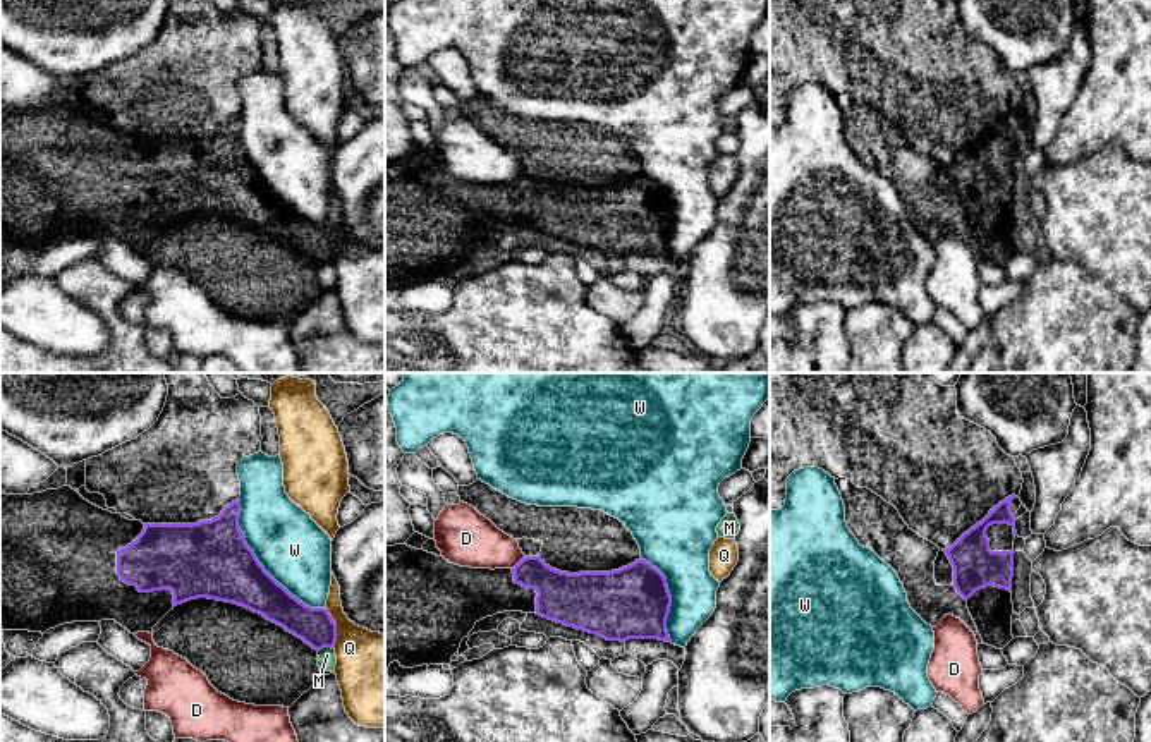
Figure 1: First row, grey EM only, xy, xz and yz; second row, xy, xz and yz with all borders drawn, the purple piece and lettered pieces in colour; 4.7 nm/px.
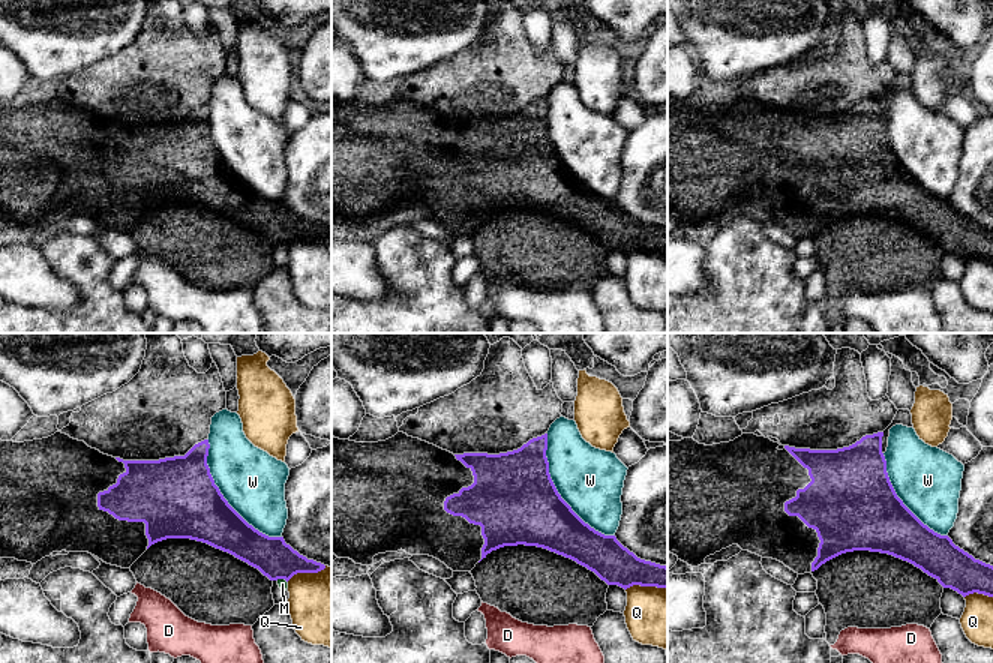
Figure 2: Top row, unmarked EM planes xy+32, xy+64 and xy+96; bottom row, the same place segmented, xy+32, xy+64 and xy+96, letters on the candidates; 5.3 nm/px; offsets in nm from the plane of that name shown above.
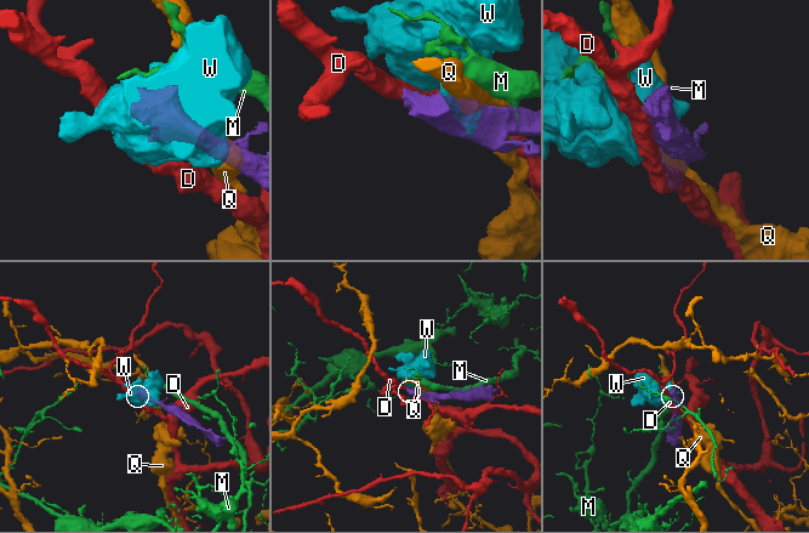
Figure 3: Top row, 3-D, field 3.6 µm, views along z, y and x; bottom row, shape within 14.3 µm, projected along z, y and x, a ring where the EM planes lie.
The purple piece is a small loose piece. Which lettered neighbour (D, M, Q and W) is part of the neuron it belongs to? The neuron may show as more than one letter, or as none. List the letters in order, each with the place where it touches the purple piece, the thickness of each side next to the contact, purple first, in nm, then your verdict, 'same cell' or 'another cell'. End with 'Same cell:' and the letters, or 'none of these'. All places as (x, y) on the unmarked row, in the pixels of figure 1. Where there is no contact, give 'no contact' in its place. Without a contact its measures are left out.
D: xz (519, 177) | 220/260 nm | another cell
M: xy (325, 261) | 180/80 nm | another cell
Q: xy (335, 243) | 180/320 nm | another cell
W: xy (260, 179) | 360/320 nm | another cell
Same cell: none of these

